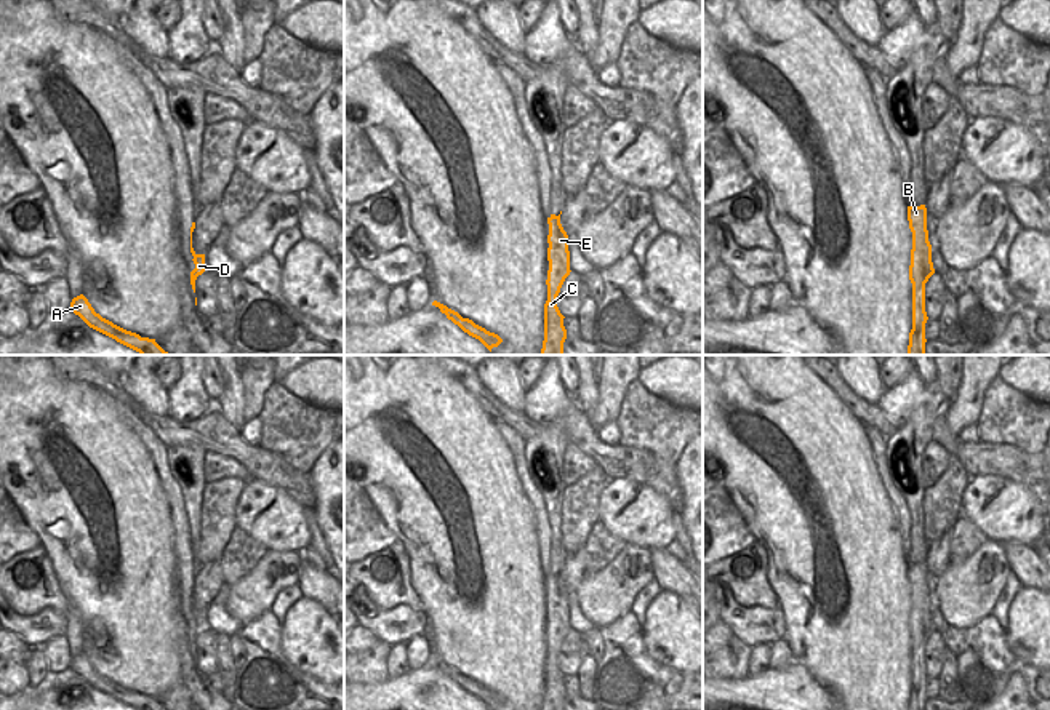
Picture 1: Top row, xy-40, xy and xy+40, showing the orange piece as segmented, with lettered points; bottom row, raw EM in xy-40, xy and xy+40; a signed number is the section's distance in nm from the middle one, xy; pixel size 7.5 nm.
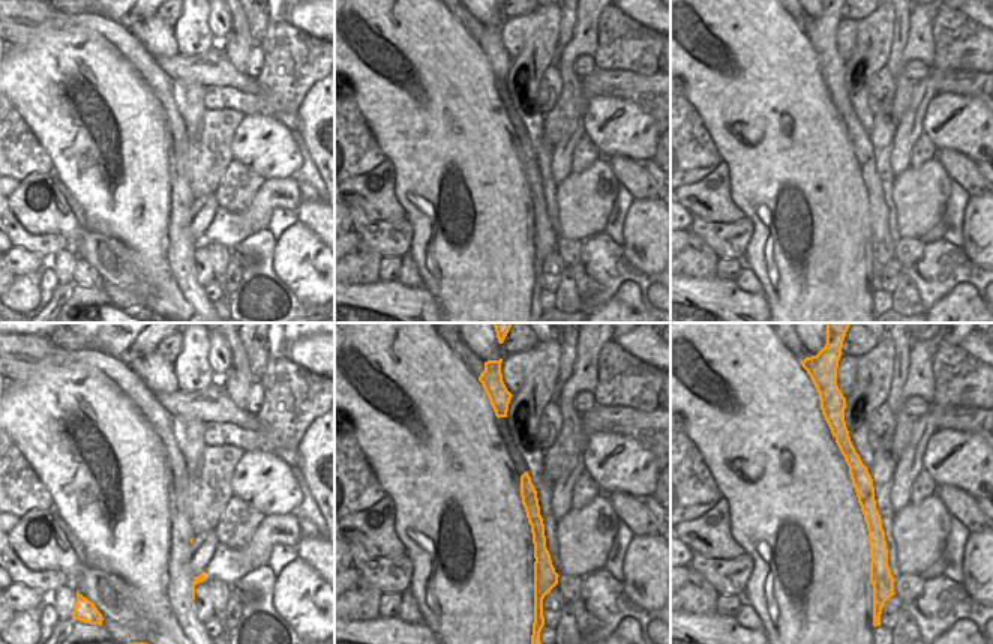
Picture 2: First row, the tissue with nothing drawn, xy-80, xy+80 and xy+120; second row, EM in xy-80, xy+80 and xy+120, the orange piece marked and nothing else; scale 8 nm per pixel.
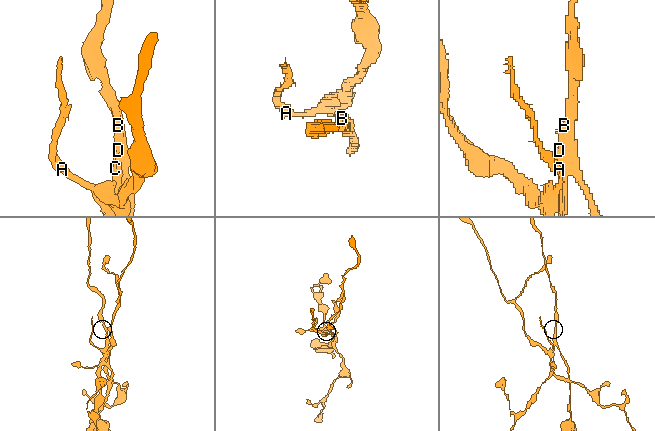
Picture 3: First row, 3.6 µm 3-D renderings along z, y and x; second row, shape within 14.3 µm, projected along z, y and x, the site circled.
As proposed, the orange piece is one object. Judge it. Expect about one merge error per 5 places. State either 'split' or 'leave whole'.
split

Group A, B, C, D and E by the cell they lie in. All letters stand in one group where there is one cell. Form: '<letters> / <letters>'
A C D / B E

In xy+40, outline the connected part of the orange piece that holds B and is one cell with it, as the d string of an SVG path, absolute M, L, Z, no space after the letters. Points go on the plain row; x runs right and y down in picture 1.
M925 563L920 564L908 564L908 579L909 587L912 590L912 608L911 614L916 609L920 609L920 617L925 620L925 641L935 632L933 620L932 620L932 603L928 600L928 588L927 588L927 566Z

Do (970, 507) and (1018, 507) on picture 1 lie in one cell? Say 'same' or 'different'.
same

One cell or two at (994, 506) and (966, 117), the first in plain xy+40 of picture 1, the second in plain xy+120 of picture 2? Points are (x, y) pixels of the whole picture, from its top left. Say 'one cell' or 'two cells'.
one cell

